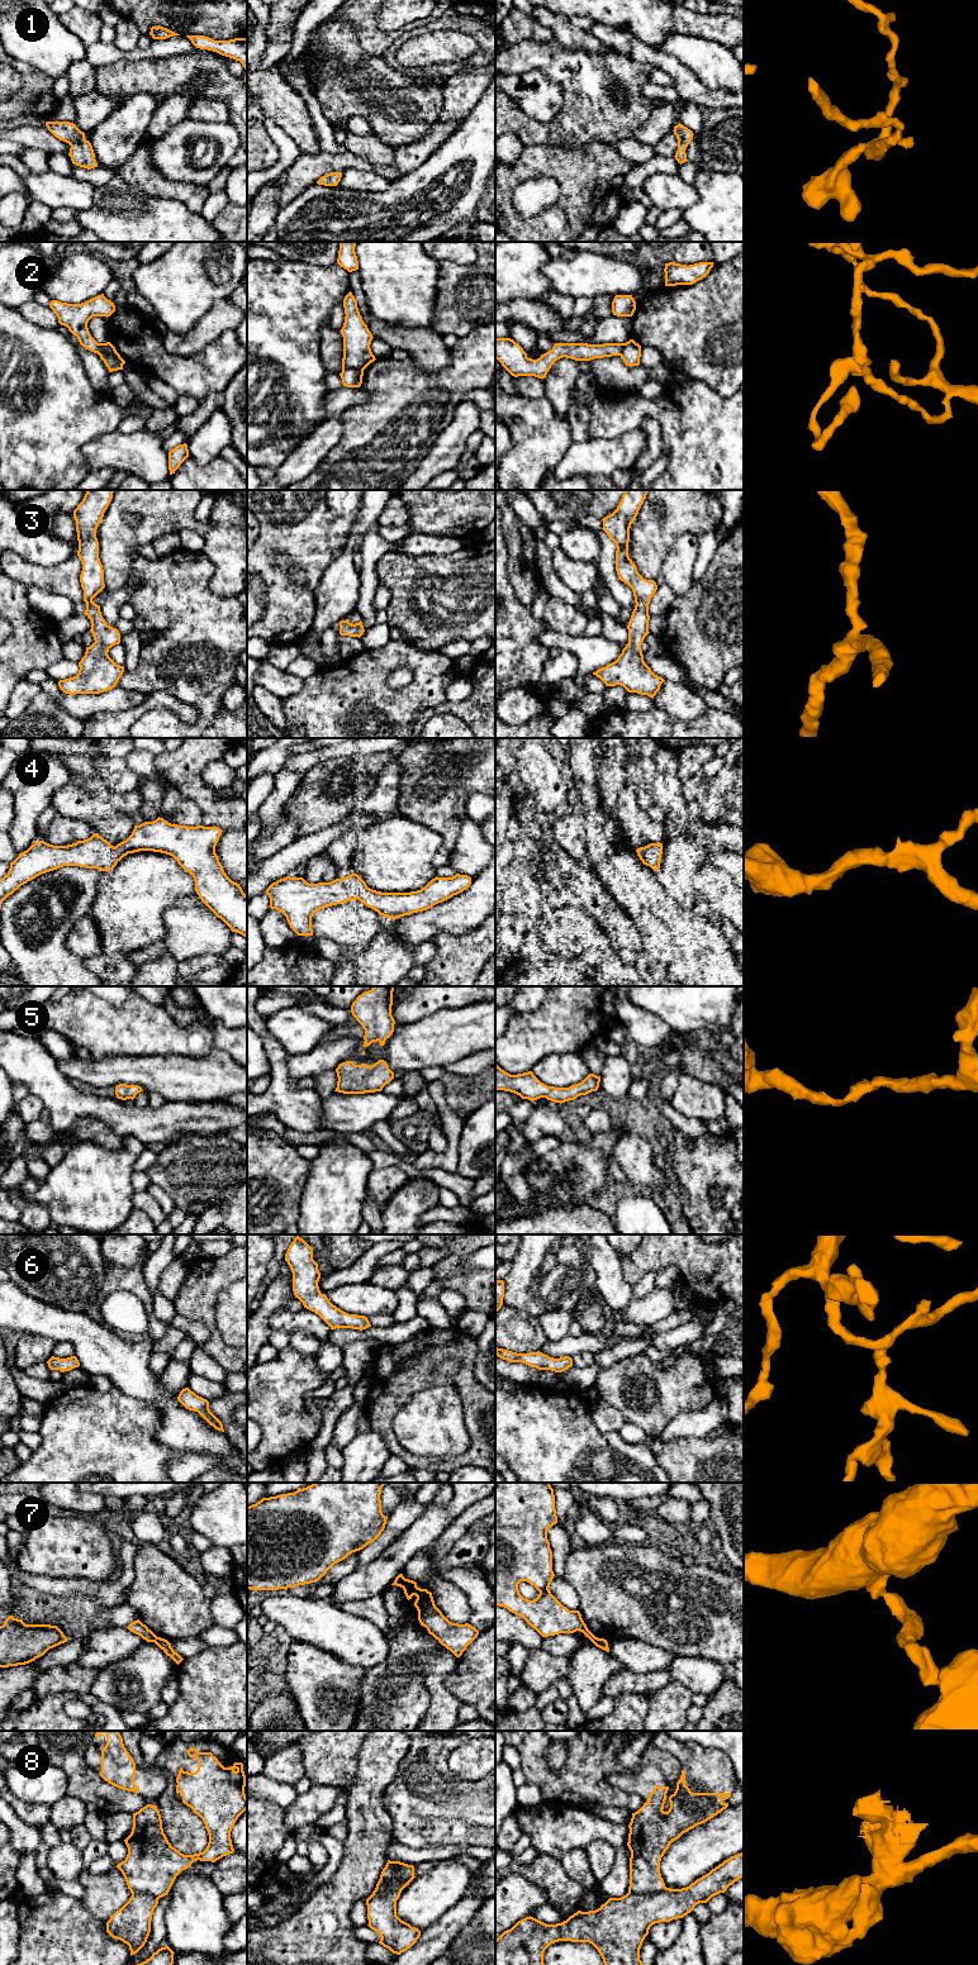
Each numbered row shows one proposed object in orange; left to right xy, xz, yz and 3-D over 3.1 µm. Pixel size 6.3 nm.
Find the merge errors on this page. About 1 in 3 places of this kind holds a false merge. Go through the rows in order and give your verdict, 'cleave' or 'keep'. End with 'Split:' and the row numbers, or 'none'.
1: keep
2: cleave
3: keep
4: keep
5: keep
6: keep
7: cleave
8: cleave
Split: 2, 7, 8

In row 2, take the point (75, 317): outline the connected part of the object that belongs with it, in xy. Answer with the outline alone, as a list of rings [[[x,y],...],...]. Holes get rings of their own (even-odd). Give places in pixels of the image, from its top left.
[[[104,294],[98,295],[81,304],[67,304],[52,300],[49,308],[58,318],[58,323],[68,328],[77,337],[80,344],[94,353],[105,353],[115,360],[125,361],[110,343],[98,343],[90,334],[87,323],[92,317],[110,317],[115,311],[115,305]]]

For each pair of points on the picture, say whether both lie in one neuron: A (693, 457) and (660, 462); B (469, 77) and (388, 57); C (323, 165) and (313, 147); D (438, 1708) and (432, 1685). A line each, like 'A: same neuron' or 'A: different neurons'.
A: different neurons
B: different neurons
C: different neurons
D: same neuron

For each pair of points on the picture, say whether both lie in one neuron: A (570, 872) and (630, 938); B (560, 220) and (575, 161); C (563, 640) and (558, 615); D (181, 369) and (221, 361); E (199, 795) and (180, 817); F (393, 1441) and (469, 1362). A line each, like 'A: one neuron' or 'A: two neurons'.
A: one neuron
B: one neuron
C: two neurons
D: one neuron
E: two neurons
F: one neuron

